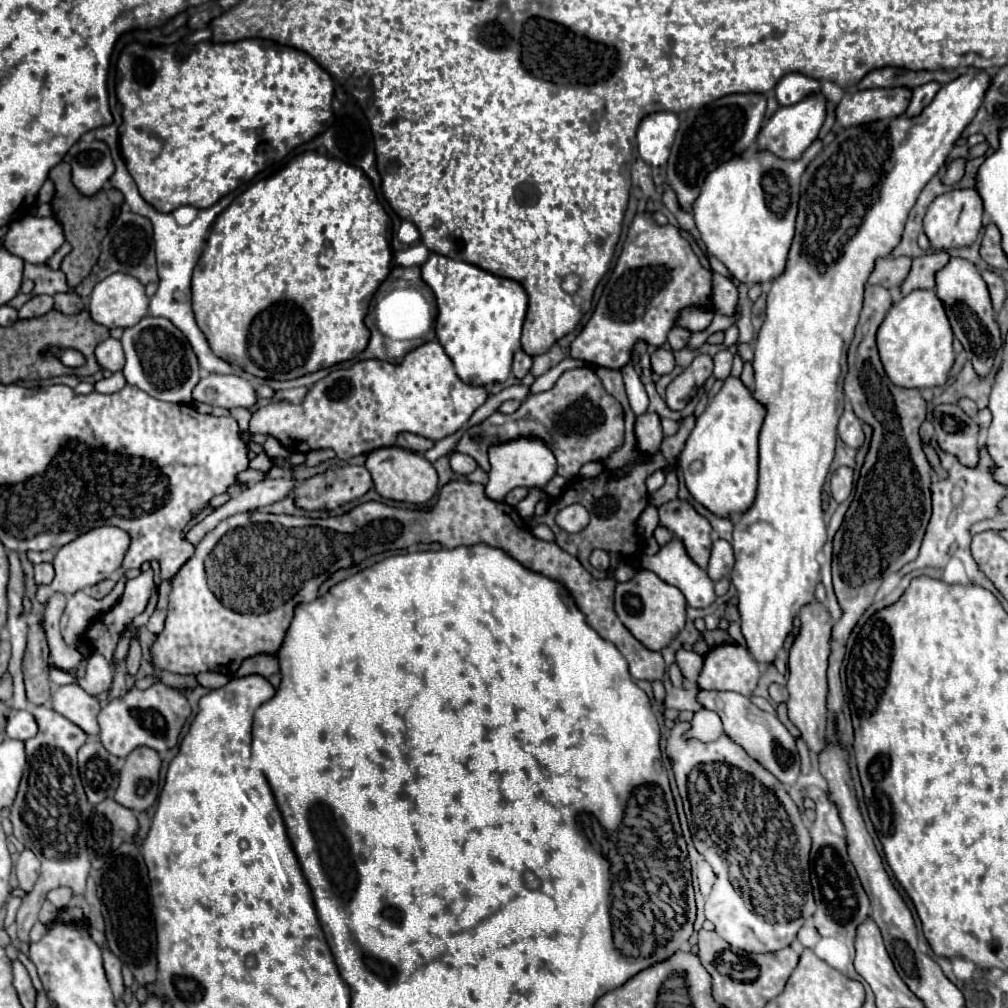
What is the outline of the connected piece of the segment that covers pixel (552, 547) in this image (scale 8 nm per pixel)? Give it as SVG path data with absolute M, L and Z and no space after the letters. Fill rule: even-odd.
M463 481L447 483L439 493L439 503L435 503L429 513L367 501L349 513L327 519L261 511L237 513L223 519L199 541L195 555L171 579L165 629L151 645L153 667L177 675L197 675L203 671L233 675L245 657L251 657L253 653L277 653L295 607L303 601L315 601L319 585L323 585L335 571L359 565L371 555L389 549L405 549L417 543L439 543L447 549L459 545L471 547L477 543L497 549L501 547L523 567L565 585L579 611L583 611L587 623L625 657L633 679L653 681L663 677L665 663L661 653L641 645L619 621L613 609L615 579L593 579L577 557L565 553L553 541L549 543L533 537L527 525L519 519L515 507L489 499L483 493L483 485ZM271 521L297 521L297 527L291 529L295 533L285 533L285 537L281 537ZM291 535L297 541L295 551L285 549L285 541Z

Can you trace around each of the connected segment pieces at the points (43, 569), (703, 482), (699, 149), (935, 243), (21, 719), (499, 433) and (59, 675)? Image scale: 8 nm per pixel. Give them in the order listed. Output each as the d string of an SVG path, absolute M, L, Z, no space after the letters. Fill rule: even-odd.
M51 563L35 565L35 583L37 585L49 585L51 581L53 581L53 565Z
M727 377L721 391L697 419L685 449L679 455L679 463L687 489L695 501L705 505L711 513L733 517L753 503L758 484L758 436L763 419L765 405L753 397L753 391L747 389L739 377ZM693 461L703 461L701 471L693 473L689 469Z
M761 93L727 95L701 109L687 111L687 117L679 125L675 143L671 147L671 157L667 161L667 183L675 191L679 207L683 211L691 213L693 203L699 197L707 175L713 169L753 147L763 117L765 117L765 95Z
M975 187L953 189L943 193L929 205L927 215L923 219L925 235L931 247L935 249L957 249L963 245L971 245L977 239L981 225L983 225L983 199Z
M13 711L9 715L9 723L7 723L7 737L11 739L19 739L19 741L27 741L31 737L37 735L37 721L33 717L33 713L29 711Z
M581 367L565 371L553 389L529 395L515 413L493 413L483 423L465 429L463 437L455 445L455 451L471 455L483 471L489 471L489 445L505 443L517 437L539 437L557 457L557 475L573 479L579 475L581 465L589 461L601 461L613 449L617 449L623 441L623 431L621 405L609 393L605 393L595 371Z
M51 667L49 669L49 679L57 685L67 685L67 683L75 683L75 675L73 673L67 673L67 671L59 671L57 667Z

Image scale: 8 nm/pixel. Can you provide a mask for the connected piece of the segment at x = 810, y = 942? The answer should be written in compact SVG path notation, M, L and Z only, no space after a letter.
M803 925L801 931L797 933L797 941L799 941L803 947L809 947L809 949L813 949L819 939L821 939L821 935L819 935L811 925Z

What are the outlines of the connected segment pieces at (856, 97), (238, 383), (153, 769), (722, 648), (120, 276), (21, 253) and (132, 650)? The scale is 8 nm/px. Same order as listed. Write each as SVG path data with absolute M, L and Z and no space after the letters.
M909 87L893 89L865 89L855 93L845 93L837 105L837 121L843 127L861 125L877 119L903 115L909 107L913 91Z
M207 375L193 389L193 399L225 409L251 409L257 403L257 389L237 375Z
M137 747L125 759L115 801L133 811L147 811L159 795L159 769L159 753L149 747Z
M725 643L711 647L703 657L697 685L703 691L735 691L751 697L759 675L759 665L749 657L743 645Z
M113 273L113 275L105 277L103 281L99 281L93 287L93 293L89 297L91 319L107 329L133 327L137 321L141 321L145 317L147 307L149 307L149 299L145 297L145 287L135 277L129 277L125 273Z
M25 217L9 229L3 247L27 263L45 263L65 243L63 229L53 217Z
M133 639L131 647L129 647L129 655L127 655L127 671L129 671L129 675L135 675L139 671L139 663L141 663L141 647L139 647L137 639Z

